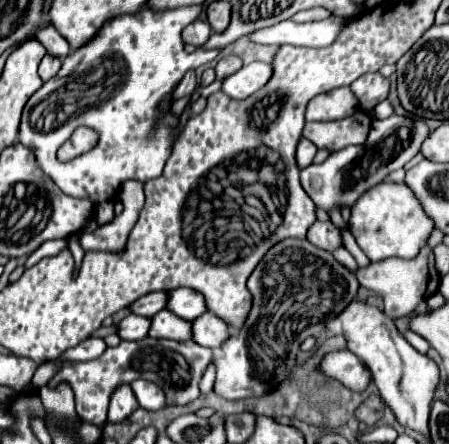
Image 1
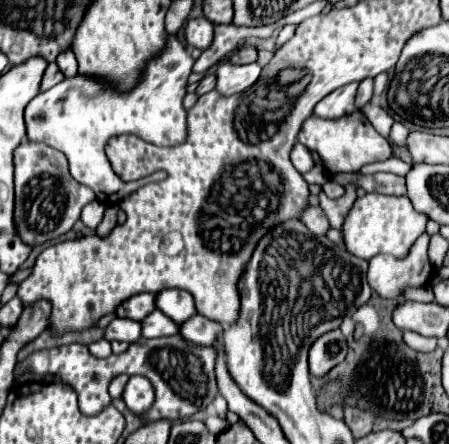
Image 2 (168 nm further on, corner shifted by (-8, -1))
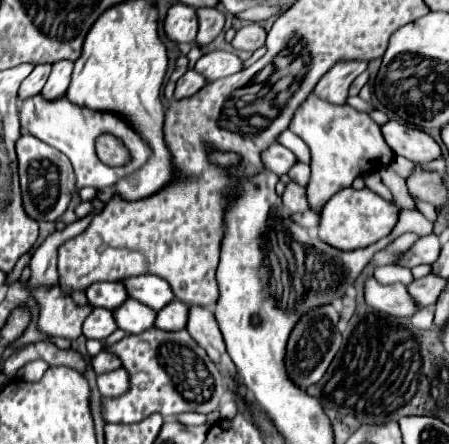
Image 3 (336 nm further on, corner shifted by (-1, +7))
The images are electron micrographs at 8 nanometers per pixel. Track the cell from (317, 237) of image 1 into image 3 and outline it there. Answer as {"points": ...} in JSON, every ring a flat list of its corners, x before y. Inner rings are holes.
{"points":[[289,182,285,186,285,192,283,192,281,198,283,198,285,208,289,208,291,212,305,212,305,210,309,210,305,188,301,188,297,182]]}

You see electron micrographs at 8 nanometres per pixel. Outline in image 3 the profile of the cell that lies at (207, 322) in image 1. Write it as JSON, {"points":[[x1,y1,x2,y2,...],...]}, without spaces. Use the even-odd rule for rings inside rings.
{"points":[[173,300,161,312,157,312,155,326,161,330,183,330,187,324,187,304,181,304,179,300]]}

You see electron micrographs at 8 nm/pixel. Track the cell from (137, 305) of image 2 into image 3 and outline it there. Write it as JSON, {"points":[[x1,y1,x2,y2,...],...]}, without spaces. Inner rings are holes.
{"points":[[121,282,119,284,91,284,91,288,85,290,85,296,91,306,99,306,107,310,117,308,119,304,127,300,127,292]]}

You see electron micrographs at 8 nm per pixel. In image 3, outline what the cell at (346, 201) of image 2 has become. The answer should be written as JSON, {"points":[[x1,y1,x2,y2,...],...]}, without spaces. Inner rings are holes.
{"points":[[295,162,293,168,287,172,287,176,291,180,295,180,297,184,305,186,309,182,309,164,303,164,303,162]]}

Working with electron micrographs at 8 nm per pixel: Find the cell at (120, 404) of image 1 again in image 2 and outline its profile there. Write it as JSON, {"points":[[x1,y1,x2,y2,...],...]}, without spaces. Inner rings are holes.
{"points":[[122,374,122,376,116,376,112,382,110,382,110,396,112,398,122,398,122,394,124,394,124,384,128,382,128,376,126,374]]}

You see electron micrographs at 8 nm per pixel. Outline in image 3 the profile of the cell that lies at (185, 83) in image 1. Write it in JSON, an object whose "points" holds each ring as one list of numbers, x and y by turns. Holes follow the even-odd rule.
{"points":[[197,8,197,18,199,18,199,34,197,34,197,44,209,44,225,24,225,16,217,8]]}

